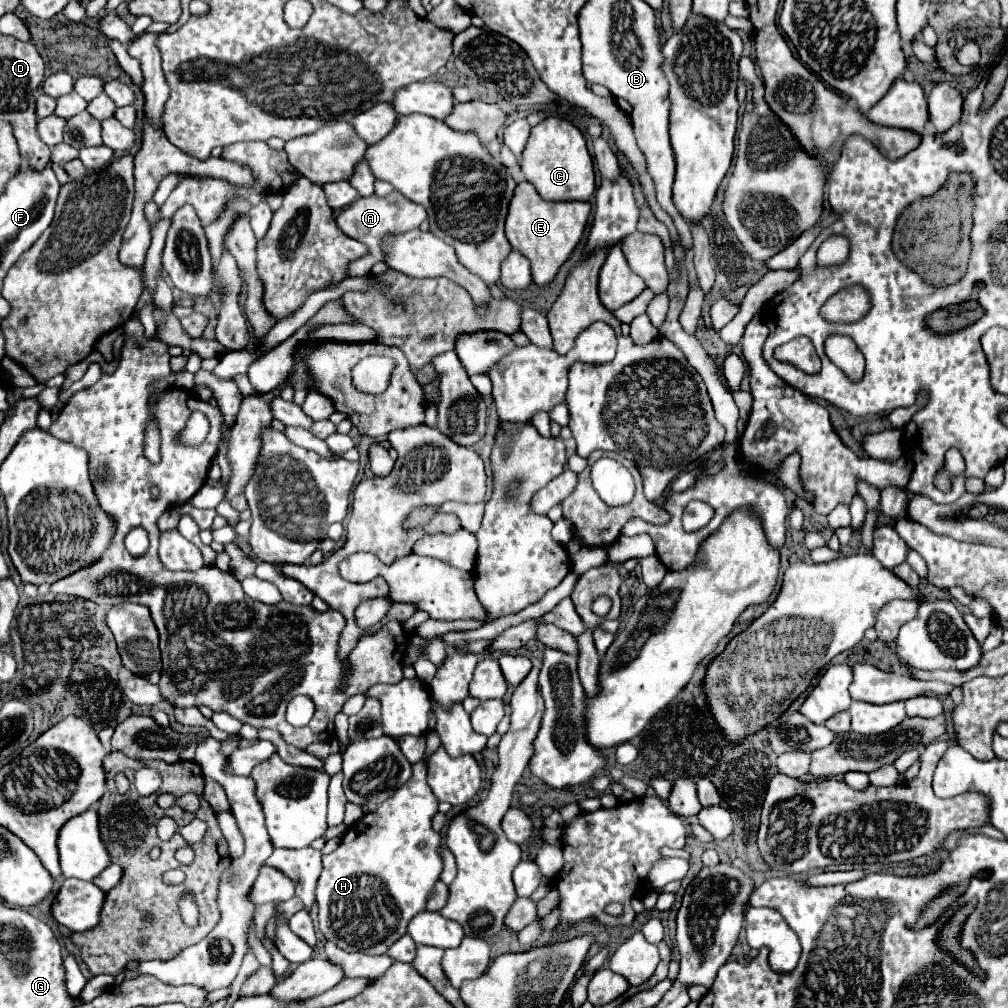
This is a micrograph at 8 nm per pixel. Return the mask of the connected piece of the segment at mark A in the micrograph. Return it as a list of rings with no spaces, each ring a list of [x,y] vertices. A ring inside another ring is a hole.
[[[390,192],[388,196],[380,198],[380,196],[368,196],[368,198],[358,198],[356,202],[352,202],[348,208],[344,208],[338,218],[336,224],[338,228],[350,236],[356,238],[360,242],[364,242],[368,246],[368,256],[364,256],[362,260],[352,262],[352,266],[348,268],[350,276],[366,276],[370,274],[370,268],[378,262],[378,240],[382,240],[386,234],[400,234],[400,232],[408,232],[420,226],[420,222],[426,220],[426,210],[424,206],[408,200],[406,196],[402,196],[400,192]]]

